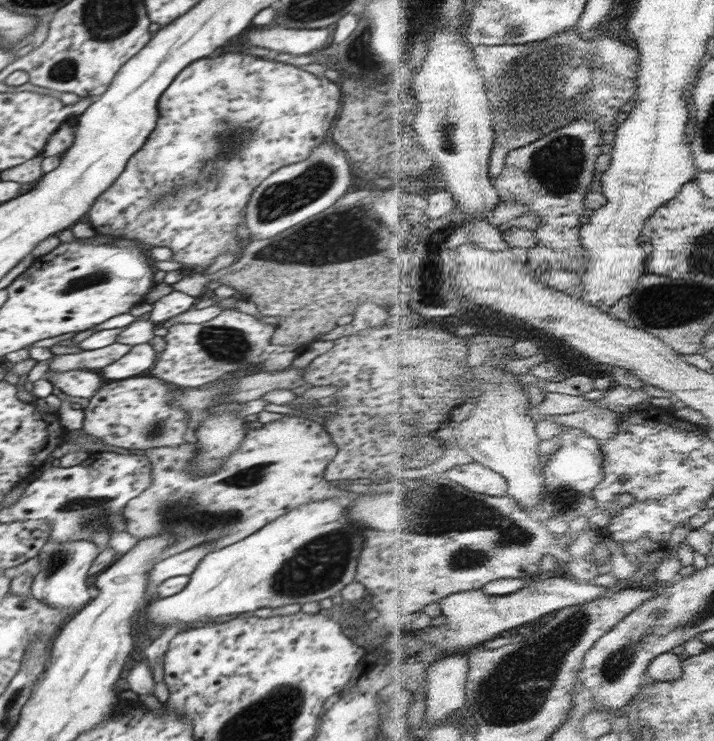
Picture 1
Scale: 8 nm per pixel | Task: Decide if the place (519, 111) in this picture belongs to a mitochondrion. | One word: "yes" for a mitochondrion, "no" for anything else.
yes

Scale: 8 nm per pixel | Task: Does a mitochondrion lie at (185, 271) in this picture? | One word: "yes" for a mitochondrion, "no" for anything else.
no

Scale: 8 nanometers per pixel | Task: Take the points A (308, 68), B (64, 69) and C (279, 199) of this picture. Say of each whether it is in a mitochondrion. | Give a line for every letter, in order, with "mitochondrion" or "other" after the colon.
A: other
B: mitochondrion
C: mitochondrion

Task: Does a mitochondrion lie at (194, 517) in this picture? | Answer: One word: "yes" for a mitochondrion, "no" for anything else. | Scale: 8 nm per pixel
yes

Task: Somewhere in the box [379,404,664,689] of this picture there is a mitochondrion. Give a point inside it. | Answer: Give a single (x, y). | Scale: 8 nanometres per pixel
(486, 530)

